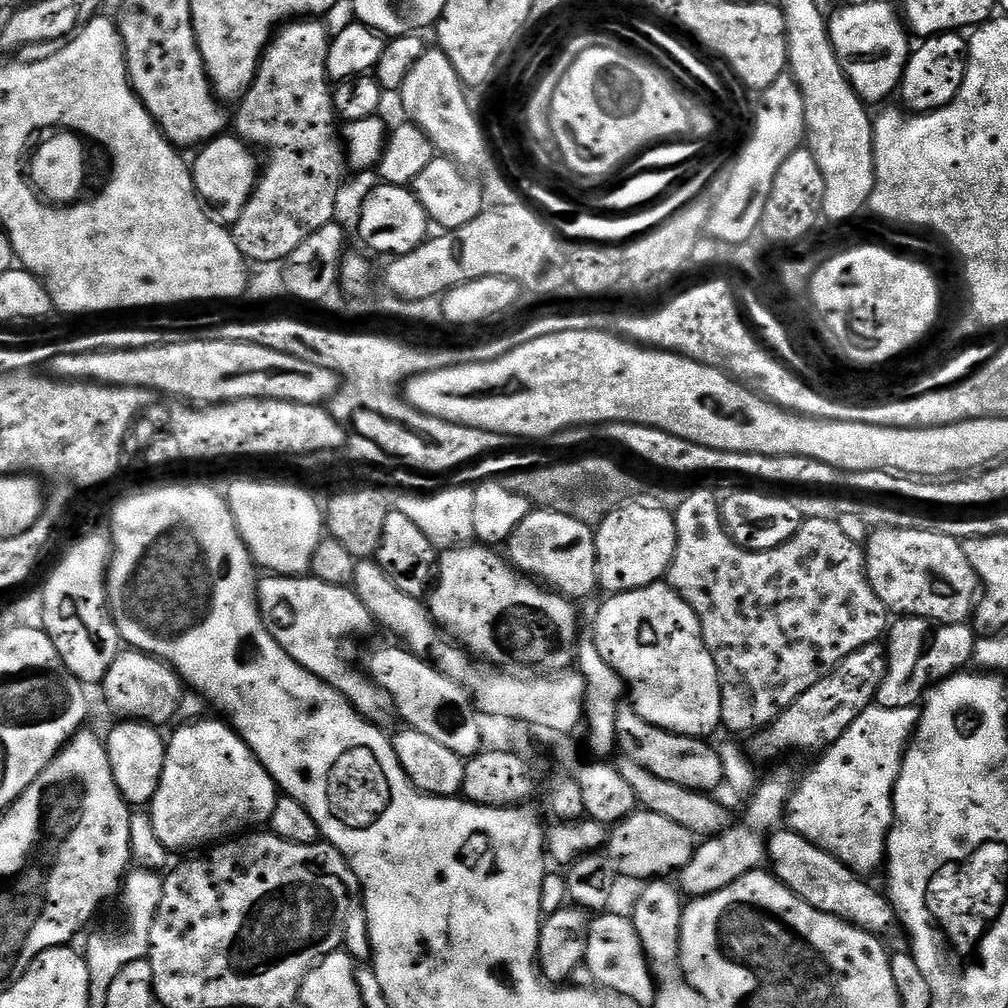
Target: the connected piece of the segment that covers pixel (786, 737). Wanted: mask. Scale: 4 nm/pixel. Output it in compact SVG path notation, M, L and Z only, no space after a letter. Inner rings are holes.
M883 643L867 644L858 649L854 654L850 654L840 665L832 671L829 676L822 678L802 698L798 698L788 707L773 724L768 724L747 737L746 751L753 761L776 760L779 756L784 756L787 752L816 752L823 753L825 749L838 742L847 728L863 711L874 704L876 692L882 686L884 675L888 669L888 654Z

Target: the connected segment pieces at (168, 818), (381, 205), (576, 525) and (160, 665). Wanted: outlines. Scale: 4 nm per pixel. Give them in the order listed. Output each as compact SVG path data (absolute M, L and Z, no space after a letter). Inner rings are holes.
M220 718L212 719L181 723L172 740L170 736L167 741L168 753L164 759L160 785L150 802L150 817L153 830L168 850L200 850L219 841L221 837L231 837L235 824L264 826L272 819L272 811L278 799L278 789L272 775L261 766L260 759L249 750L246 742L232 729L231 724Z
M383 182L377 185L369 190L368 197L360 204L360 240L376 252L385 252L385 257L405 256L429 239L428 215L411 187Z
M536 508L512 531L506 541L507 548L507 559L517 571L543 582L573 602L580 602L583 596L597 591L596 534L591 524L548 508Z
M135 650L121 651L102 681L102 688L105 702L124 720L138 720L153 726L165 726L176 720L182 681L176 669L156 656Z

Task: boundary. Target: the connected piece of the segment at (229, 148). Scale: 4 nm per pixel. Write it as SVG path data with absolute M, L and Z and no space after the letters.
M225 134L203 145L195 153L196 161L191 161L190 167L196 192L200 199L214 213L217 220L225 226L238 222L241 210L256 189L256 182L260 179L261 165L256 164L256 156L251 147L245 144L235 134Z

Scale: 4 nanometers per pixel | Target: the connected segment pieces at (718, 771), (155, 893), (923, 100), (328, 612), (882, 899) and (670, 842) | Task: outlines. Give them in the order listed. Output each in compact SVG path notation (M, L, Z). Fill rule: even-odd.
M631 706L621 707L616 714L616 738L619 751L623 755L629 756L640 768L650 770L650 774L666 778L666 782L678 782L678 786L707 793L725 783L717 749L713 746L711 748L707 739L699 736L679 736L676 732L662 730L643 720Z
M156 870L129 871L122 881L122 897L124 896L124 912L128 915L128 933L96 932L88 940L88 949L83 949L84 961L90 970L90 998L88 1004L108 1004L110 985L114 978L127 964L135 960L145 959L149 951L150 930L154 926L154 918L158 906L162 902L164 876Z
M959 31L938 32L919 41L911 49L904 76L900 79L898 96L904 99L903 107L912 114L936 112L946 107L958 94L962 78L968 69L968 40Z
M268 574L256 585L256 599L260 605L260 617L268 627L269 634L275 638L278 646L282 646L282 650L286 650L286 654L290 654L290 658L294 658L294 662L342 693L365 720L377 726L385 723L383 720L388 712L390 716L390 704L384 692L372 681L371 676L352 676L347 662L340 657L344 652L344 640L364 636L374 628L370 610L362 606L351 587L330 586L330 582L313 580L308 574Z
M776 830L767 837L766 856L772 865L770 871L794 894L798 894L814 910L826 912L849 924L855 924L864 932L884 934L894 924L892 902L883 891L871 888L863 875L845 865L834 854L819 848L800 833Z
M637 810L611 829L606 852L618 862L621 877L648 882L653 878L671 877L671 872L672 875L679 873L695 854L697 843L697 837L686 830L686 826L678 826L678 822L670 822L670 818L662 818L662 814Z

